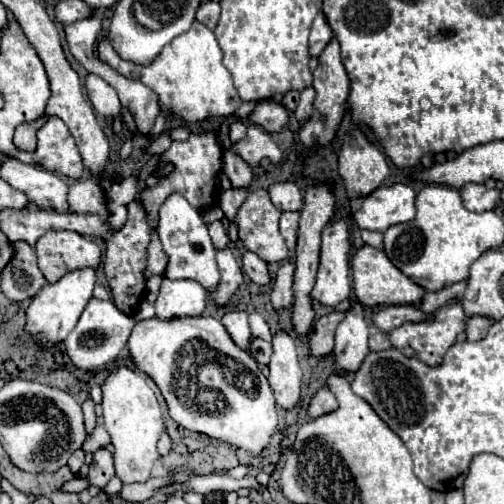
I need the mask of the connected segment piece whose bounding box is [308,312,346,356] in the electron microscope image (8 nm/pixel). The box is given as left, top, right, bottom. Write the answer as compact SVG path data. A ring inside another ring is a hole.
M330 312L314 324L314 330L308 338L312 356L326 356L332 352L334 332L336 332L336 326L344 320L344 316L346 316L346 312Z

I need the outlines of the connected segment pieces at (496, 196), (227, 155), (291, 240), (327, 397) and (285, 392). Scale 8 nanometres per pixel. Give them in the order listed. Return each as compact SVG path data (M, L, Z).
M466 184L460 190L460 194L464 200L464 206L472 212L494 210L498 200L500 200L500 190L498 188L486 188L484 184Z
M224 150L222 170L230 178L234 188L246 188L254 178L252 166L246 160L242 160L242 156L238 156L238 152L234 150Z
M284 212L280 218L280 232L286 240L286 246L290 250L290 254L296 248L296 234L298 234L298 220L300 220L300 212Z
M320 388L320 390L314 394L312 402L310 402L308 414L310 414L310 418L318 418L318 416L330 414L330 412L334 412L334 410L338 410L338 400L336 400L336 396L334 396L330 390Z
M278 332L272 340L272 360L268 364L270 376L268 382L274 390L276 404L282 410L294 410L300 404L300 386L302 386L302 370L296 354L294 338Z

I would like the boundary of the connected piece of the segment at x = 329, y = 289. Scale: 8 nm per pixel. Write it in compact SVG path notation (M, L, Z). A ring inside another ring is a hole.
M338 220L322 230L322 254L318 280L312 290L312 298L320 300L324 306L336 306L350 296L350 232L348 222Z

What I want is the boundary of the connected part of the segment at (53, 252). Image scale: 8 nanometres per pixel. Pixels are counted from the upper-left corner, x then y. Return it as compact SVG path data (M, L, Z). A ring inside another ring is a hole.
M50 230L36 242L38 266L48 282L58 282L66 272L76 268L98 268L100 246L78 232Z

